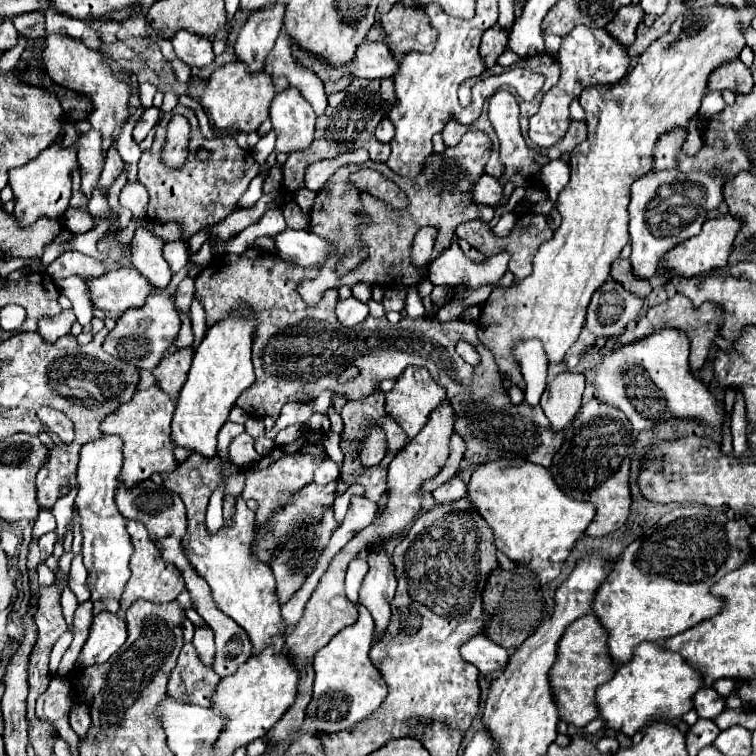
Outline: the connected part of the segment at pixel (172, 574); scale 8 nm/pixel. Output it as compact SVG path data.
M127 521L127 533L129 533L131 543L133 543L133 555L131 555L131 561L129 561L131 579L129 579L129 583L123 591L123 597L121 597L121 613L125 613L137 599L145 599L145 601L151 601L151 603L173 601L185 589L181 571L161 559L161 553L157 549L157 545L153 545L151 539L147 537L147 529L145 529L143 523Z

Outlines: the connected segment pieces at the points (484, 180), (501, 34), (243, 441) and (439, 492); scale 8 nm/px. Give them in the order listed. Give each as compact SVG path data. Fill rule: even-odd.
M483 175L473 185L473 201L481 203L481 205L495 207L501 201L501 193L503 193L503 187L499 185L499 181L495 177L489 177L489 175Z
M495 23L493 27L489 27L483 33L483 39L481 39L481 57L483 57L483 61L485 61L487 67L493 67L497 63L497 57L507 47L507 37L509 37L509 31L503 29L499 23Z
M241 433L239 437L235 437L235 441L229 445L229 457L241 469L247 469L253 463L257 463L259 455L253 449L253 437L247 435L247 433Z
M453 477L449 483L437 487L433 491L433 499L439 503L439 505L445 505L445 503L451 503L451 501L457 501L457 499L463 499L467 493L467 485L459 479L459 477Z

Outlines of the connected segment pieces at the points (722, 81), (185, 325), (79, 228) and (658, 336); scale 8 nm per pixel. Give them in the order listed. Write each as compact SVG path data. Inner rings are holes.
M739 59L725 65L725 67L719 67L711 73L709 77L709 91L733 91L737 95L745 95L753 89L753 77L751 77L751 71L749 67L745 67Z
M179 310L178 313L179 316L181 317L181 322L182 322L181 329L176 339L176 347L179 350L181 348L192 345L194 341L194 335L192 332L191 322L188 316Z
M69 207L65 211L65 217L63 217L63 225L65 229L69 229L71 233L87 233L95 227L95 221L91 217L91 213L87 209L75 209L75 207Z
M663 329L649 335L647 339L635 341L621 349L615 347L611 355L601 355L599 347L589 347L589 351L583 357L593 357L597 361L597 367L593 371L583 371L589 381L597 383L597 399L621 409L635 431L651 429L657 423L667 421L671 417L689 417L721 429L725 409L717 403L709 389L689 371L689 339L685 333L677 329Z

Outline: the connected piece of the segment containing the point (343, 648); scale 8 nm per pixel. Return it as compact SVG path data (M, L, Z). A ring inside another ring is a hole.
M358 558L349 563L346 571L345 594L349 601L356 605L359 619L355 625L345 627L341 635L333 637L323 649L319 649L313 659L315 685L313 685L313 699L307 707L307 717L323 733L337 733L361 723L387 697L387 685L381 679L379 671L371 665L367 655L373 646L373 617L357 601L361 583L369 566L366 560L356 559Z

